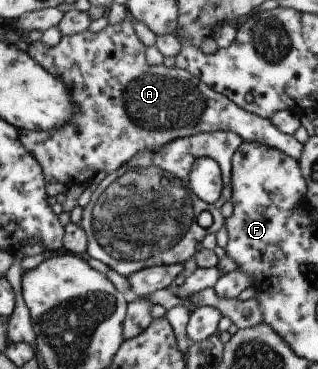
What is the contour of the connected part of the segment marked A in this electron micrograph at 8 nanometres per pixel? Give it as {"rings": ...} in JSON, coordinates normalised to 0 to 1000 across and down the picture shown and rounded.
{"rings":[[[390,51],[365,68],[333,68],[314,87],[277,81],[189,100],[176,125],[148,127],[126,111],[97,114],[82,138],[151,201],[189,214],[189,222],[223,252],[236,285],[236,312],[189,347],[148,355],[97,355],[50,347],[63,358],[63,385],[82,412],[119,436],[142,499],[189,493],[204,507],[230,499],[283,493],[305,466],[352,466],[428,423],[440,409],[500,409],[513,390],[560,371],[613,366],[660,355],[730,355],[767,385],[824,388],[855,398],[931,439],[950,401],[918,366],[874,358],[843,322],[748,293],[701,255],[673,249],[626,211],[591,201],[579,187],[465,176],[453,165],[456,125],[428,100],[415,79],[418,60]]]}

